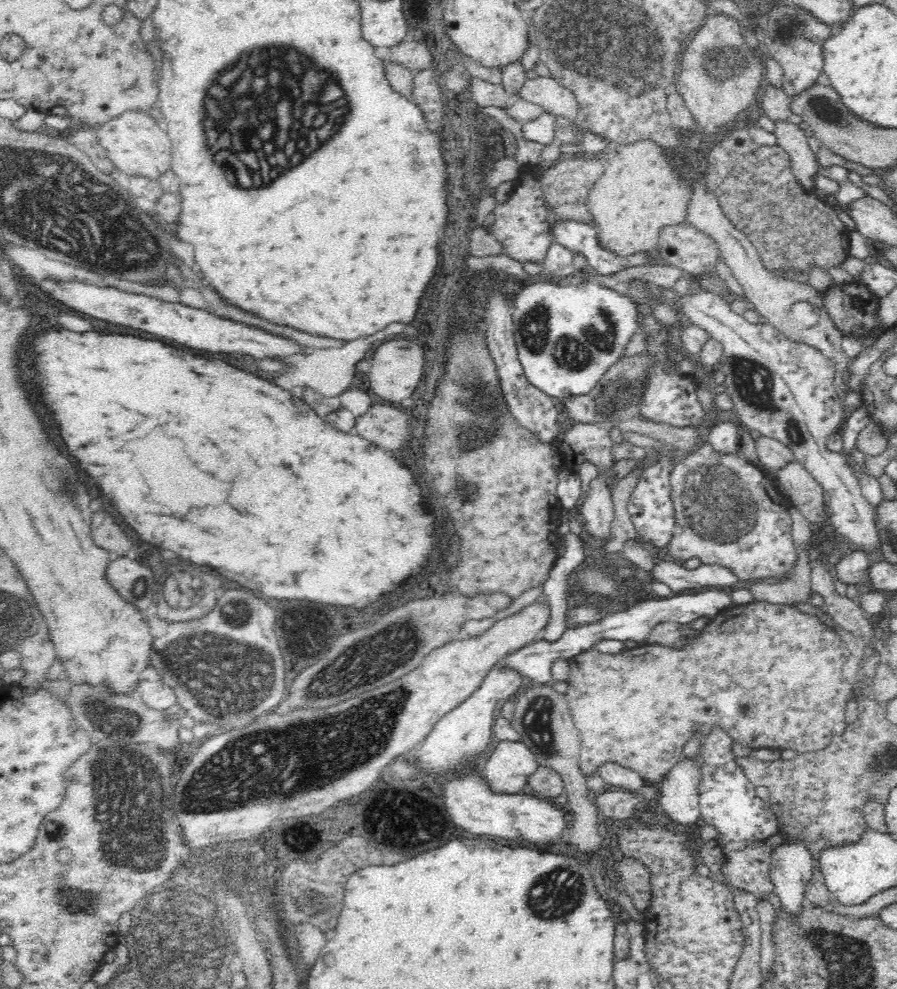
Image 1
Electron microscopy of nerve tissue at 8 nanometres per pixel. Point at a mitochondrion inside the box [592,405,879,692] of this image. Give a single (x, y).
(720, 507)

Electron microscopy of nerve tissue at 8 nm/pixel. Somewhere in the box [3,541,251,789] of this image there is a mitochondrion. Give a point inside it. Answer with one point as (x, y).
(110, 721)

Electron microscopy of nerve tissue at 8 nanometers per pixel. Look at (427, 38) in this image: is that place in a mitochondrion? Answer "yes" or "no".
no

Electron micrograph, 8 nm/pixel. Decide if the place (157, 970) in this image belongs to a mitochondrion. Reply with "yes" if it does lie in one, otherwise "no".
yes

